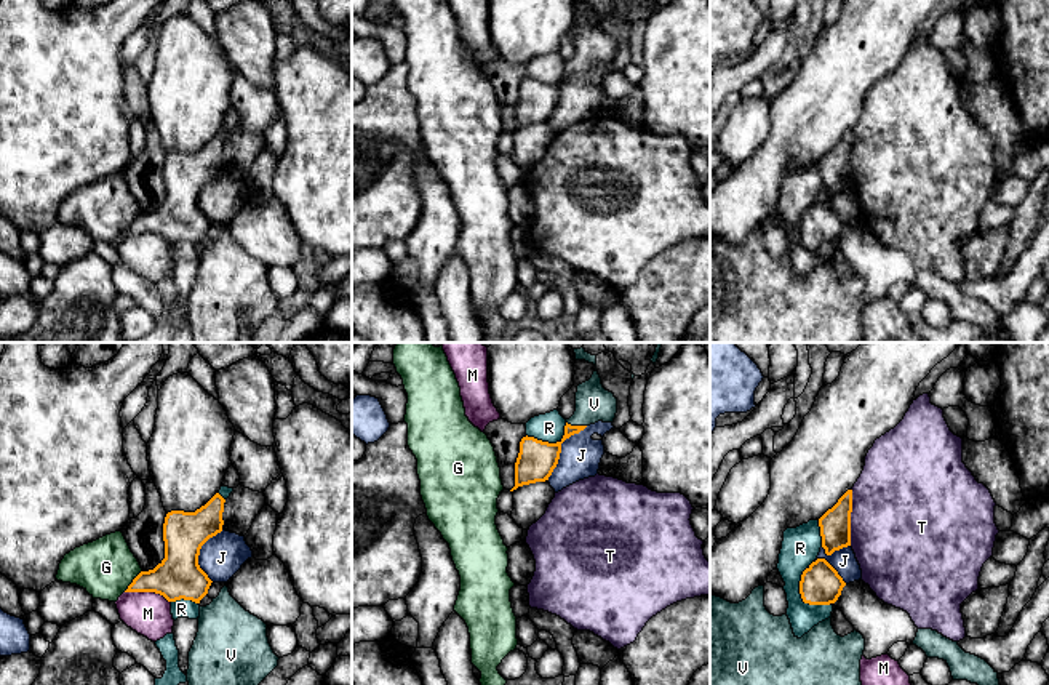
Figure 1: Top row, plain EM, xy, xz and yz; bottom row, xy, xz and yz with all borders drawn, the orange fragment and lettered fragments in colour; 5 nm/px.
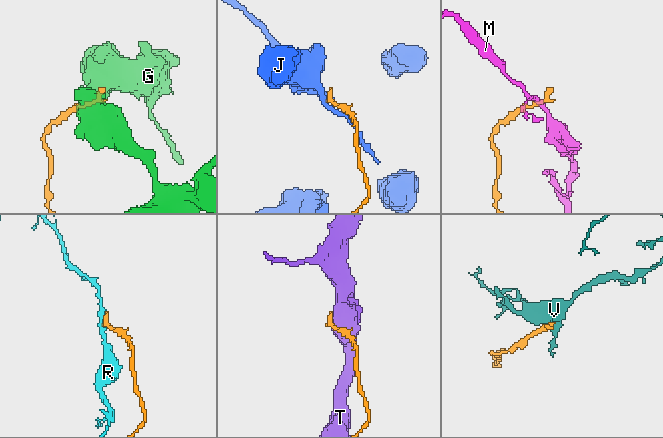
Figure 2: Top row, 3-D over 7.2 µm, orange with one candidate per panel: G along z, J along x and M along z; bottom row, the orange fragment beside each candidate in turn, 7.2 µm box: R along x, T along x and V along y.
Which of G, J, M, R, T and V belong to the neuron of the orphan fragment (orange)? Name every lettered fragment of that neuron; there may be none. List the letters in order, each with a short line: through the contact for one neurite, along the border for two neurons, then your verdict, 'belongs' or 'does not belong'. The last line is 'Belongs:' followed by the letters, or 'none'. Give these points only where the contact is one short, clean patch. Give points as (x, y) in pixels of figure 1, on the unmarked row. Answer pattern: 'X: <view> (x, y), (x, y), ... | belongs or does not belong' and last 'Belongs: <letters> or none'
G: xy (141, 212), (123, 232) | does not belong
J: does not belong
M: xy (125, 232), (154, 232), (170, 244) | does not belong
R: does not belong
T: yz (851, 130), (849, 186) | does not belong
V: xz (538, 100), (547, 96), (576, 68), (594, 45) | belongs
Belongs: V

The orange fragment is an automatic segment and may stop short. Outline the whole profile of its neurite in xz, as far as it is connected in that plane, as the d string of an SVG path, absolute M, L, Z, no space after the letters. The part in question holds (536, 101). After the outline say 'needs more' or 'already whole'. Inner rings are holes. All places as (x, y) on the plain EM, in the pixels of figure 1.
M595 10L592 19L577 27L576 53L566 61L564 77L556 85L523 78L520 94L515 104L515 128L545 123L558 106L561 85L574 75L579 75L587 67L598 62L612 64L617 54L617 40L606 32Z; needs more

